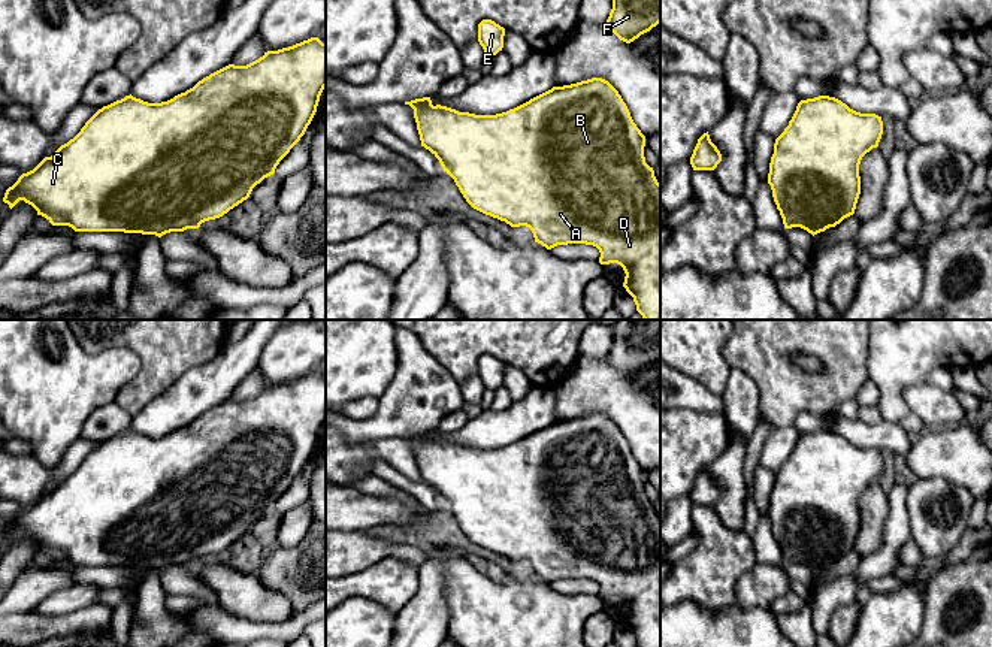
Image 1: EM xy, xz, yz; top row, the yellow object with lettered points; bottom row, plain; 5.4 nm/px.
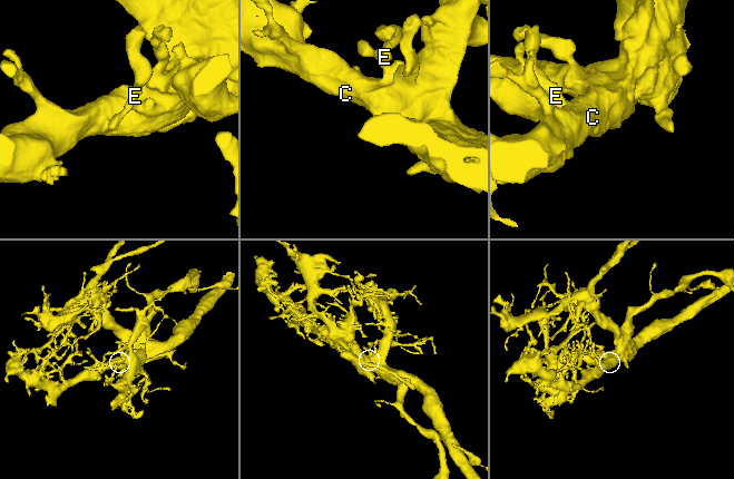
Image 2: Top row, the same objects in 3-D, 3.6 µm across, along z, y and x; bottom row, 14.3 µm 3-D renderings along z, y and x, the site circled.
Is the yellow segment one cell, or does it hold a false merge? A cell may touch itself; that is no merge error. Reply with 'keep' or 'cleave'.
cleave

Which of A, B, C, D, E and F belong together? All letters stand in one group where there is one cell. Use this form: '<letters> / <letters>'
A B C D F / E

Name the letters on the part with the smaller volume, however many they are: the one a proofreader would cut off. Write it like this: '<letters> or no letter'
E

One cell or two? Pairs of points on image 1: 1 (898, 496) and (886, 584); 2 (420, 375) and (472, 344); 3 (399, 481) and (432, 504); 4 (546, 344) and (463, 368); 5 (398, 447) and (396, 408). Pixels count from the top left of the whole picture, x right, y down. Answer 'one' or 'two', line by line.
1: two
2: two
3: one
4: one
5: two

